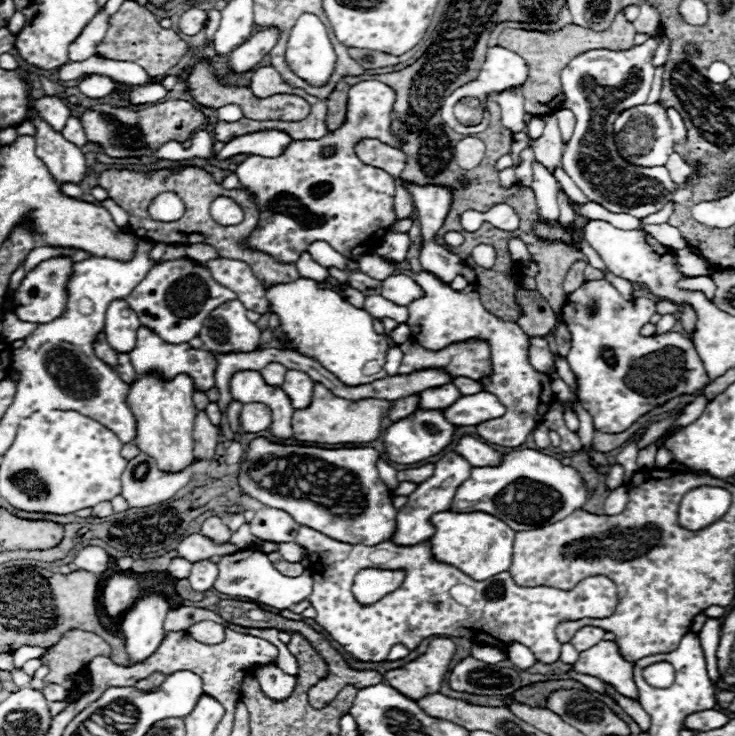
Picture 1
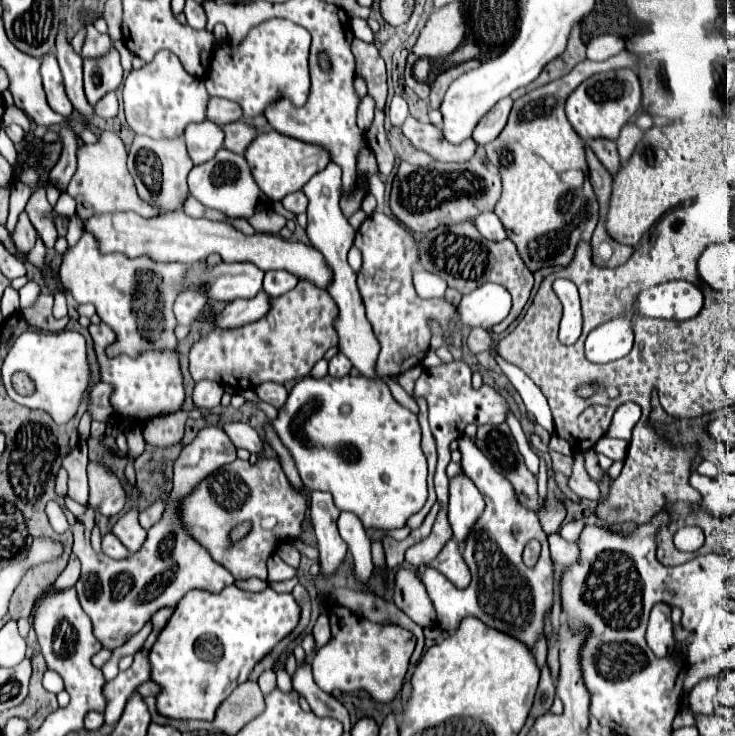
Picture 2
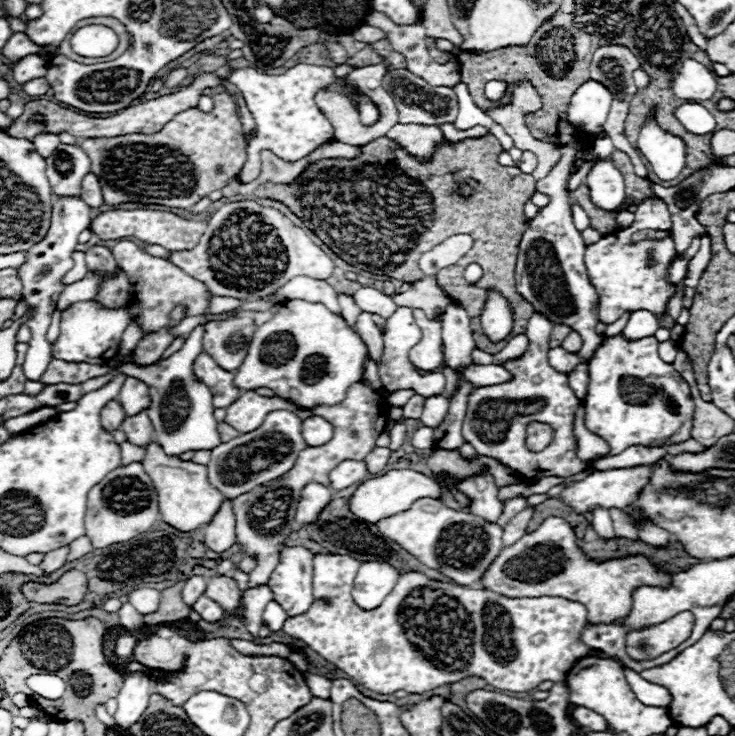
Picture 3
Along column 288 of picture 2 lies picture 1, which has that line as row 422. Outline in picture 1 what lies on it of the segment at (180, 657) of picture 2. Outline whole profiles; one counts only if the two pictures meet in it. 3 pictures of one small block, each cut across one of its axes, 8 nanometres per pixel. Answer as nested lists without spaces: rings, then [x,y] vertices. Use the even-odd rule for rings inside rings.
[[[606,280],[584,282],[566,296],[562,318],[572,334],[572,348],[566,360],[578,376],[578,398],[602,432],[624,432],[654,406],[674,396],[694,394],[708,384],[706,368],[690,338],[678,332],[666,332],[656,338],[640,336],[640,328],[650,322],[652,314],[656,314],[654,300],[640,298],[632,304]],[[592,304],[598,308],[594,314],[590,312]],[[646,356],[650,356],[650,364],[636,364]]]

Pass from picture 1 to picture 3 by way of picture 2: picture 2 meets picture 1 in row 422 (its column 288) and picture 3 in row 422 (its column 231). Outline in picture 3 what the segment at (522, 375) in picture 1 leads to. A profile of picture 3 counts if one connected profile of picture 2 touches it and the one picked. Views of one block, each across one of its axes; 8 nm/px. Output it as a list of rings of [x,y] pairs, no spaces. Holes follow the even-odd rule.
[[[534,312],[526,328],[526,336],[530,340],[528,350],[524,352],[524,356],[504,364],[512,372],[514,380],[476,388],[468,398],[468,410],[464,416],[464,440],[472,444],[478,454],[502,462],[506,468],[516,470],[516,474],[520,476],[536,470],[566,478],[582,472],[588,464],[576,458],[576,438],[572,434],[574,412],[580,406],[580,400],[568,386],[568,378],[548,364],[550,330],[552,322]],[[530,422],[544,422],[554,428],[554,442],[542,452],[532,452],[526,448],[526,428]]]

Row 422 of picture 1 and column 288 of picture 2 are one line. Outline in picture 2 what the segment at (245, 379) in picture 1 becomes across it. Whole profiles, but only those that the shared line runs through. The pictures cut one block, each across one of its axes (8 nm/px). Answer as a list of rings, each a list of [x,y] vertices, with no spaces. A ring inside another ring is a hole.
[[[270,270],[264,276],[264,292],[268,292],[268,296],[280,296],[290,292],[294,286],[298,284],[298,278],[286,270]]]

